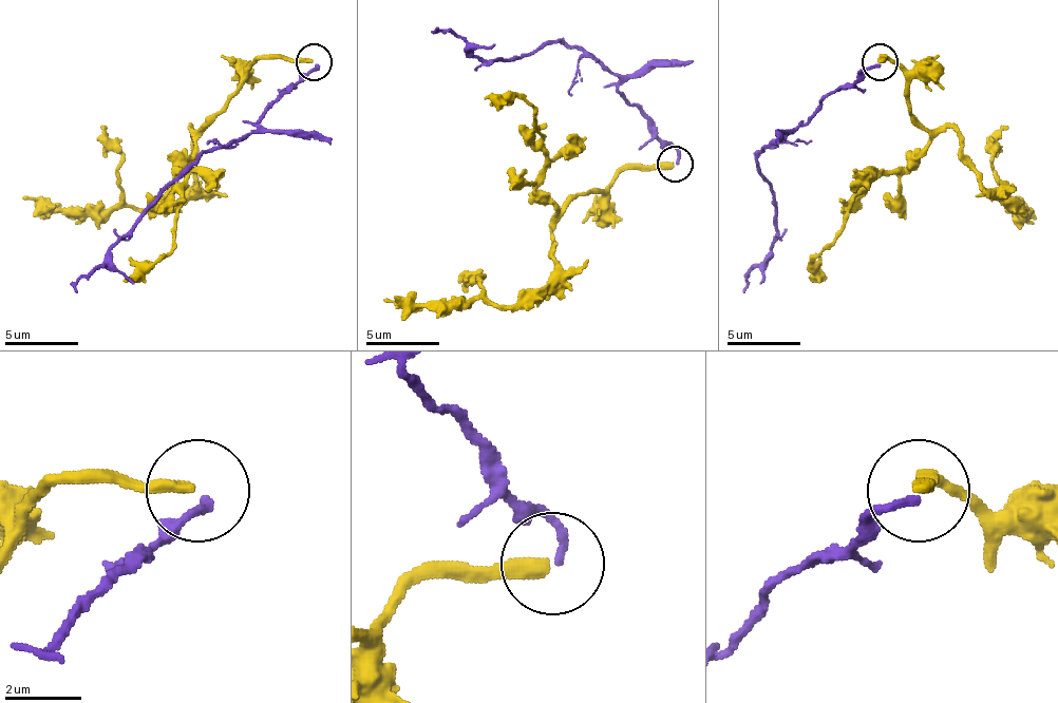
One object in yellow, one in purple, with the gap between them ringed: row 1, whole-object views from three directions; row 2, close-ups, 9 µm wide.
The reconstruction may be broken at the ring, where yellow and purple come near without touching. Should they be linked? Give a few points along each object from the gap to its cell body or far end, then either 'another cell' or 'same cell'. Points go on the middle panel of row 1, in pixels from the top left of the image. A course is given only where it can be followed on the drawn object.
course yellow (674, 163), (622, 170), (608, 188), (582, 192), (556, 217), (556, 269), (512, 306), (383, 299); course purple (678, 163), (678, 152), (619, 90), (616, 75), (579, 49), (545, 41), (531, 56), (479, 60), (439, 26); another cell

